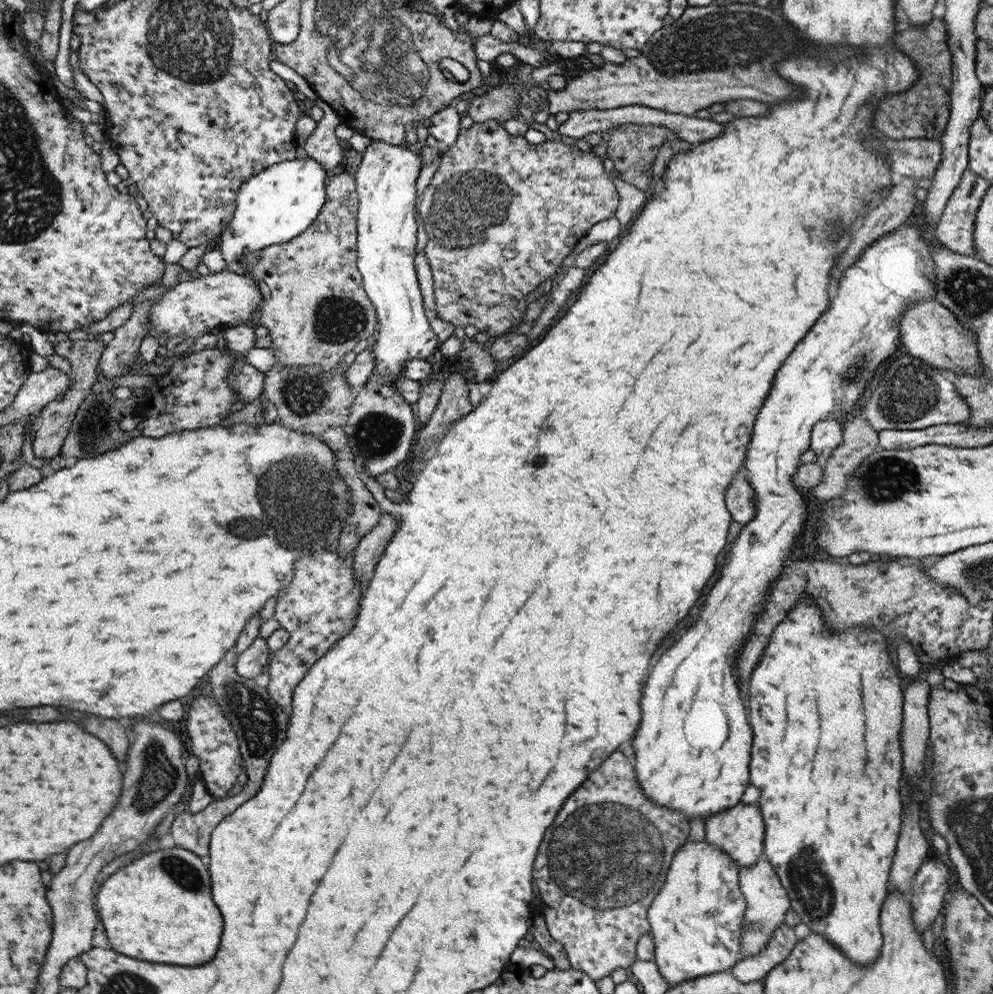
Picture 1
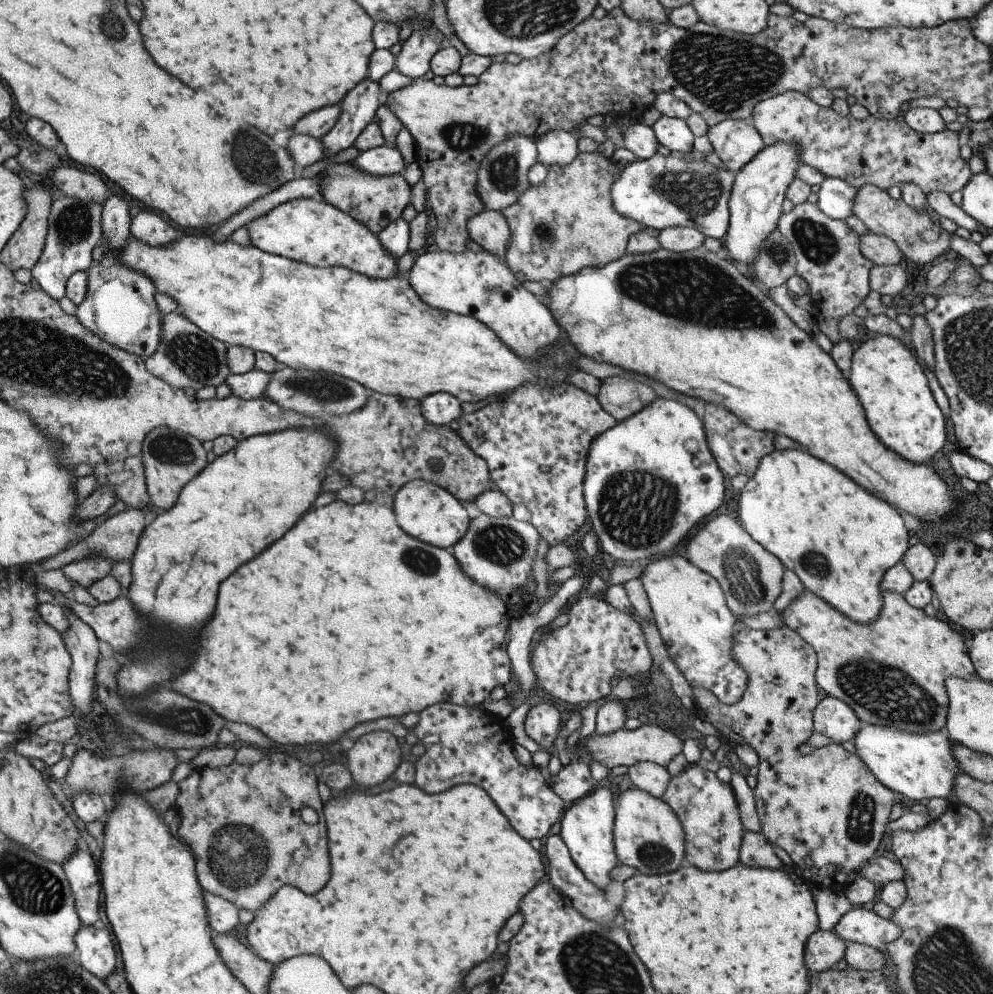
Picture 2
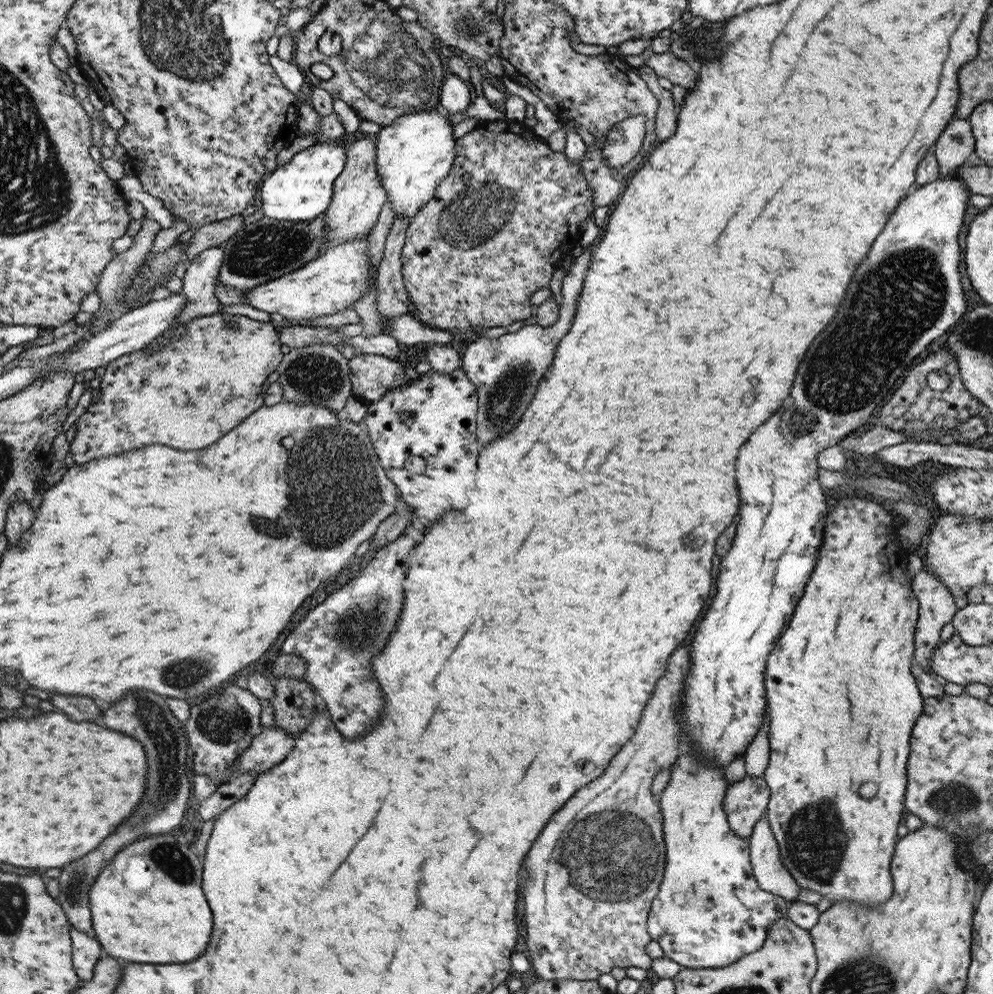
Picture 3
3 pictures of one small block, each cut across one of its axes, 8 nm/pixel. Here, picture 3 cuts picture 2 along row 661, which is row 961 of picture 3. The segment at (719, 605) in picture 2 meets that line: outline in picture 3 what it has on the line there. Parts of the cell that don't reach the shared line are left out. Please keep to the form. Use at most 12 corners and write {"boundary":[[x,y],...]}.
{"boundary":[[682,749],[646,930],[682,968],[762,948],[788,902],[729,827],[724,768]]}

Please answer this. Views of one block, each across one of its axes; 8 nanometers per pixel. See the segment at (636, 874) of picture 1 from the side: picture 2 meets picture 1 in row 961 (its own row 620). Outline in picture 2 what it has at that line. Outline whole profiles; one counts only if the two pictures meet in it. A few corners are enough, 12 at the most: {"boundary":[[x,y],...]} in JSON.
{"boundary":[[594,596],[530,653],[540,689],[570,704],[646,679],[640,624]]}

